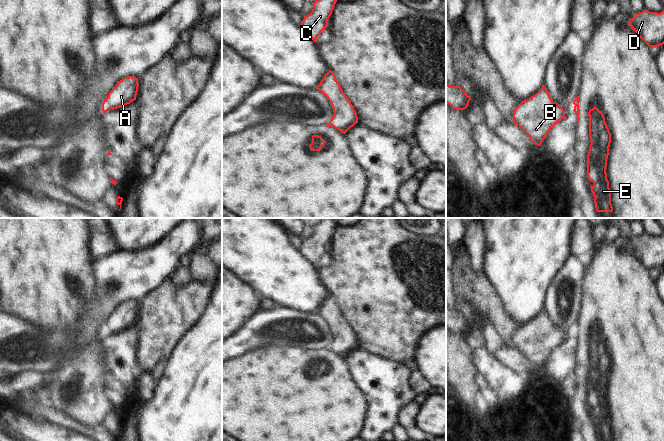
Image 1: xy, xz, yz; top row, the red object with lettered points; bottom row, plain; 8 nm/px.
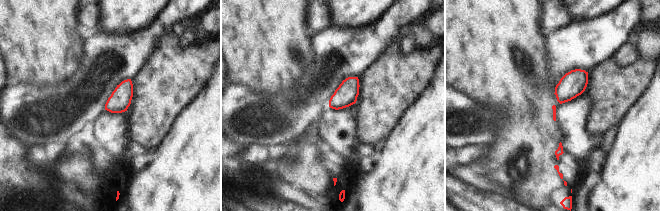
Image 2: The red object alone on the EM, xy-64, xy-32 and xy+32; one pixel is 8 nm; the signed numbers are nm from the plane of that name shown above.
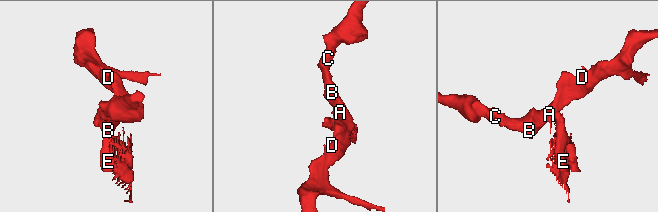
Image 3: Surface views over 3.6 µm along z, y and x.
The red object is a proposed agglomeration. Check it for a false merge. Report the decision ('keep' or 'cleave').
cleave

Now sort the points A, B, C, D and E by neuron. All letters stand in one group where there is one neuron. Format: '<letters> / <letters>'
A B C D / E

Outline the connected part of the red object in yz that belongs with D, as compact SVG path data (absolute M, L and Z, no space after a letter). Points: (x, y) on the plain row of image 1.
M645 233L627 247L649 271L664 268L664 234L657 237Z

